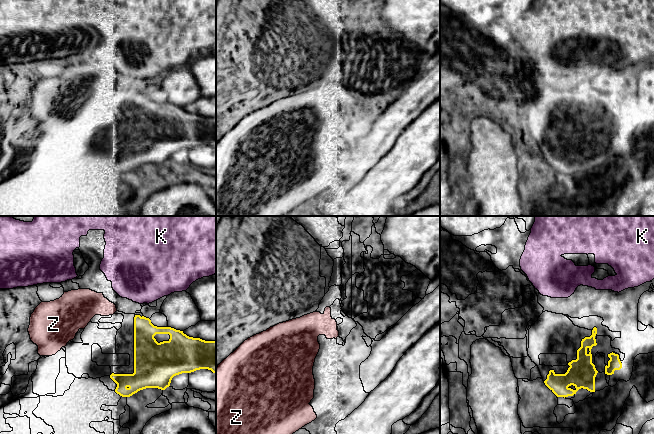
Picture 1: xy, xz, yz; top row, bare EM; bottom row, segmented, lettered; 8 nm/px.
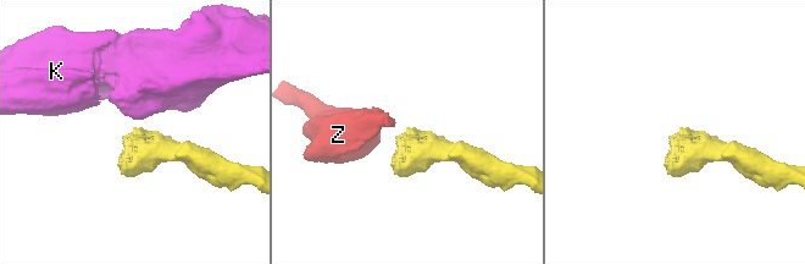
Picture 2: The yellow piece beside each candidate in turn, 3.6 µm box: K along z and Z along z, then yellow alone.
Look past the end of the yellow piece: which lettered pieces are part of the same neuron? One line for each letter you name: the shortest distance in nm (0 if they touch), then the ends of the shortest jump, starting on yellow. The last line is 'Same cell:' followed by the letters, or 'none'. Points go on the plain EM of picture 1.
Z: 150 nm apart; from yellow across xy (134, 93), (116, 86)
Same cell: Z

